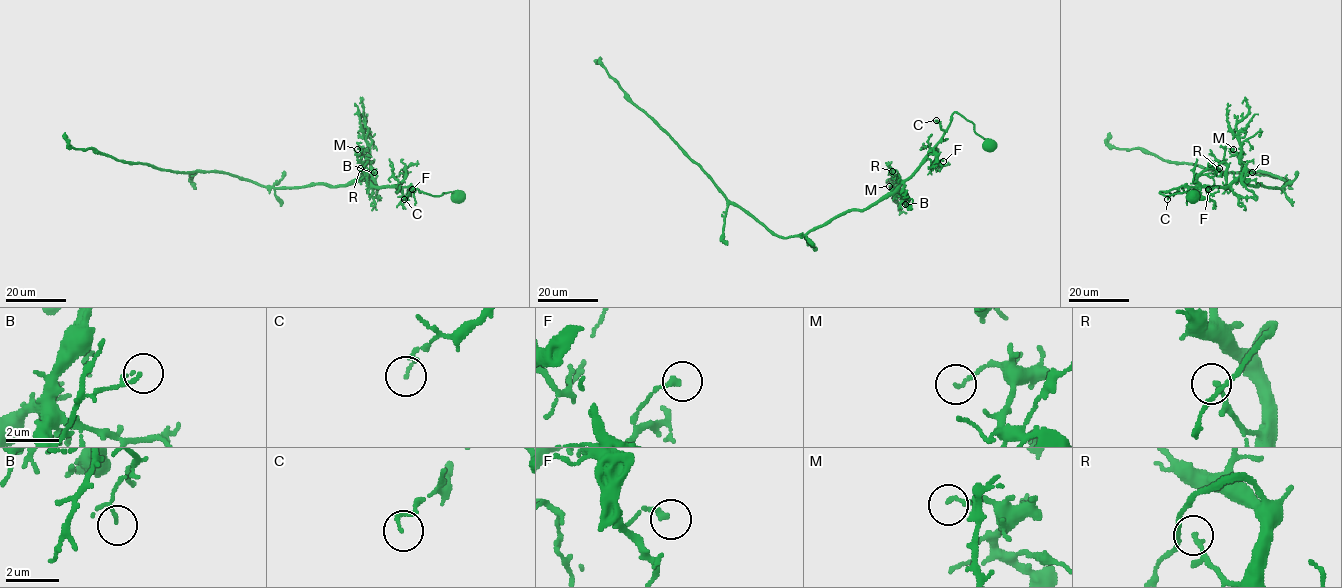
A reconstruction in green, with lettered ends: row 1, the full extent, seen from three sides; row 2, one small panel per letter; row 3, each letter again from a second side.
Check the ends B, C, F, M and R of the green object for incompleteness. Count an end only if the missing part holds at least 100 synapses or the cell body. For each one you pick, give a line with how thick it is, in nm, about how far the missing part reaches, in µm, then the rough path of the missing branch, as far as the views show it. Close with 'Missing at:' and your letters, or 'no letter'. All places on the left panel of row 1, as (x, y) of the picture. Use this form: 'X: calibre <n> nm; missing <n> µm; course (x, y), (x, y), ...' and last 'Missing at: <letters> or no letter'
Missing at: no letter

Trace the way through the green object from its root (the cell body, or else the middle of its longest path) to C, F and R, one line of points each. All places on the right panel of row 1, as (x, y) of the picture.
C: (1191, 197), (1186, 192), (1165, 196), (1161, 191), (1178, 188), (1167, 199)
F: (1191, 197), (1186, 192), (1169, 196), (1160, 192), (1193, 186), (1201, 196), (1207, 197), (1208, 189)
R: (1191, 197), (1186, 192), (1169, 196), (1160, 192), (1179, 186), (1227, 187), (1226, 176), (1219, 168)

